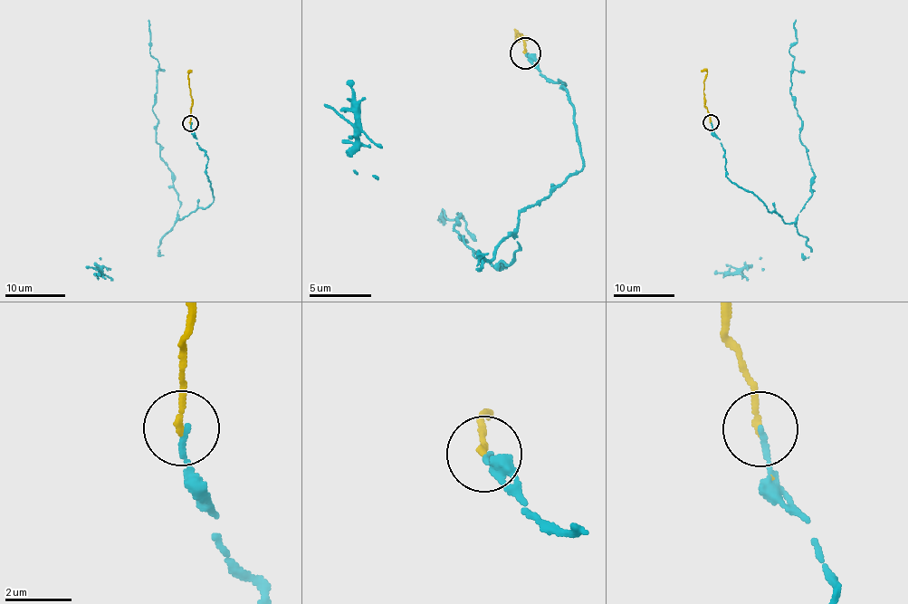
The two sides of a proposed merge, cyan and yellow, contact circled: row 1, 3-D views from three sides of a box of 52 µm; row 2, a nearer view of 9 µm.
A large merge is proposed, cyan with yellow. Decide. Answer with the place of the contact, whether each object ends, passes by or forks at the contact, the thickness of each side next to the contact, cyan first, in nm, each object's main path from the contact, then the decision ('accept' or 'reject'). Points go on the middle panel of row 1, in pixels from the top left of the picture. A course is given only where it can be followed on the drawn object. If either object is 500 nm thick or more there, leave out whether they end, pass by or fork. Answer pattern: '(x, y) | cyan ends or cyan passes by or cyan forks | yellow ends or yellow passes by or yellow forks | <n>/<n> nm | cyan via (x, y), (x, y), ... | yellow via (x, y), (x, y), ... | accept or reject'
(525, 53) | cyan ends | yellow passes by | 160/140 nm | cyan via (524, 53), (565, 84), (584, 166), (520, 214), (509, 263), (464, 244), (460, 213), (439, 219) | yellow via (524, 53), (522, 36), (517, 41), (514, 28) | accept

